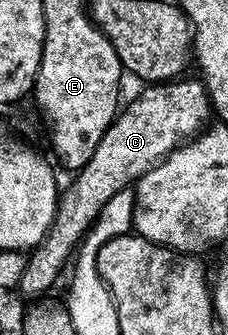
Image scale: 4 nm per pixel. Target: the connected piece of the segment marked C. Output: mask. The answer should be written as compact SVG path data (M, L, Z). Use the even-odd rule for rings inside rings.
M183 77L181 80L155 82L141 87L142 91L119 109L114 123L100 136L92 160L77 171L70 191L63 193L58 200L54 213L54 223L48 228L38 245L29 251L24 264L24 276L20 276L17 289L27 294L27 299L34 300L45 290L50 290L58 282L62 269L75 257L76 251L86 231L93 226L100 216L104 204L116 196L116 192L133 187L138 179L158 165L175 148L191 138L197 138L207 129L212 118L210 97L206 94L205 82L197 77Z

